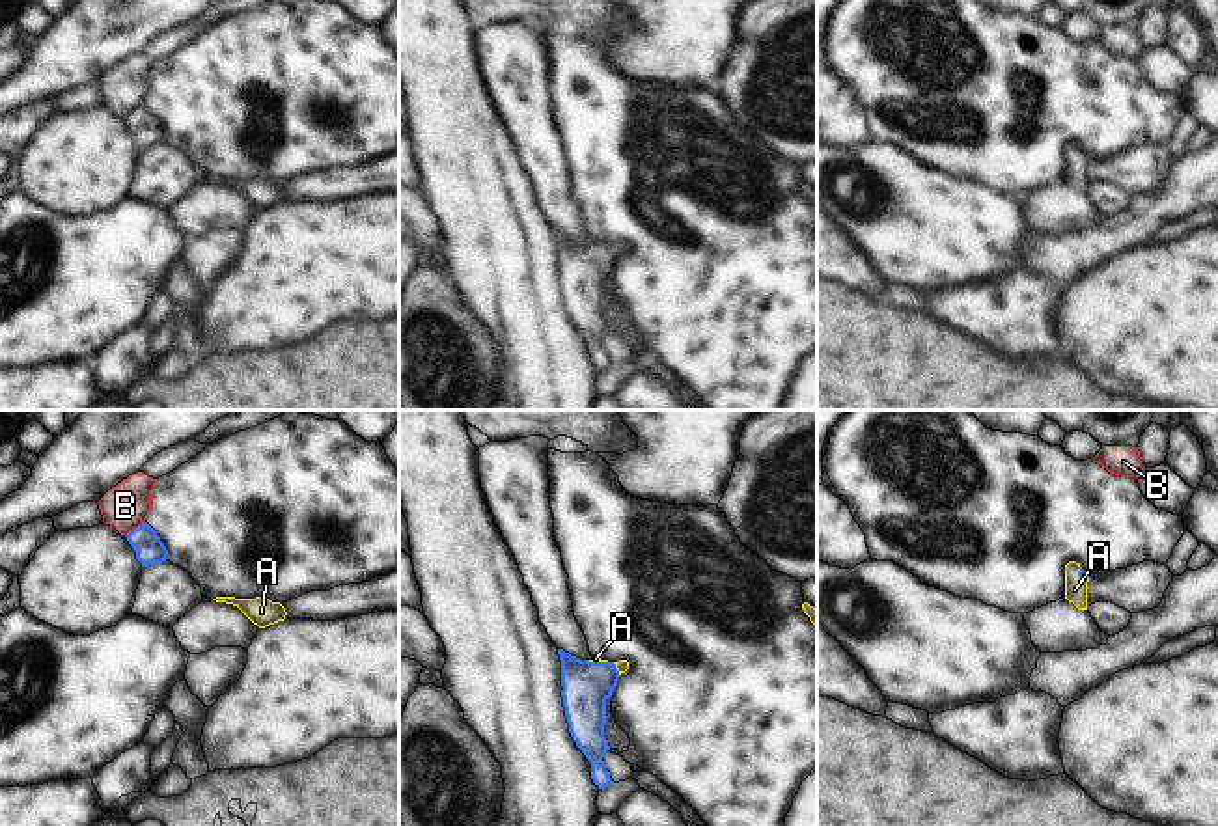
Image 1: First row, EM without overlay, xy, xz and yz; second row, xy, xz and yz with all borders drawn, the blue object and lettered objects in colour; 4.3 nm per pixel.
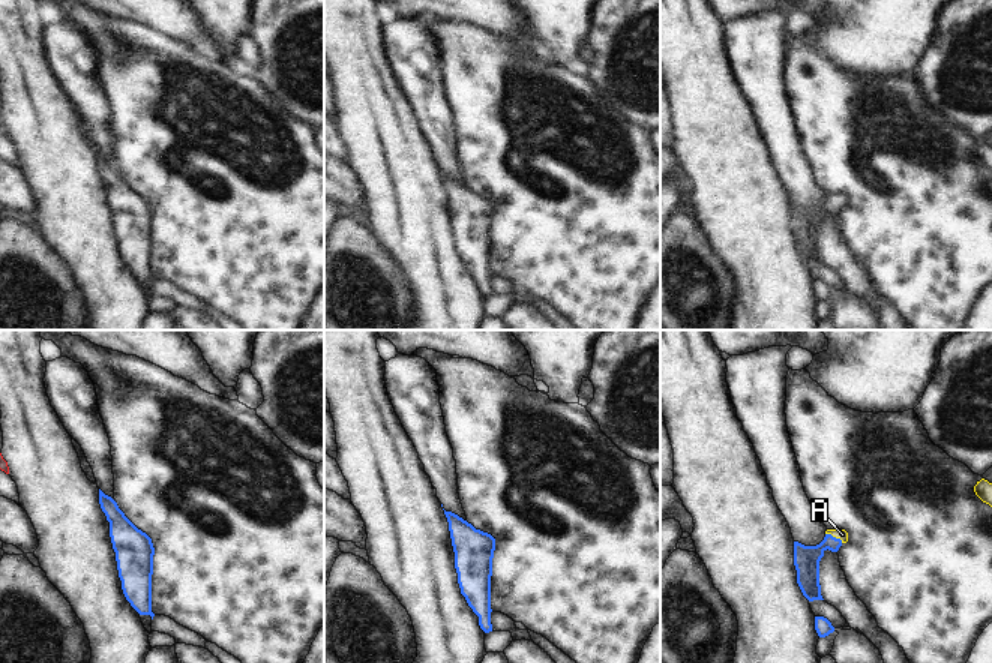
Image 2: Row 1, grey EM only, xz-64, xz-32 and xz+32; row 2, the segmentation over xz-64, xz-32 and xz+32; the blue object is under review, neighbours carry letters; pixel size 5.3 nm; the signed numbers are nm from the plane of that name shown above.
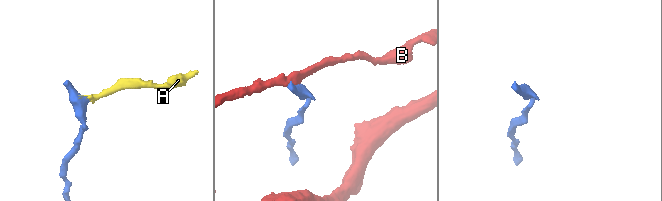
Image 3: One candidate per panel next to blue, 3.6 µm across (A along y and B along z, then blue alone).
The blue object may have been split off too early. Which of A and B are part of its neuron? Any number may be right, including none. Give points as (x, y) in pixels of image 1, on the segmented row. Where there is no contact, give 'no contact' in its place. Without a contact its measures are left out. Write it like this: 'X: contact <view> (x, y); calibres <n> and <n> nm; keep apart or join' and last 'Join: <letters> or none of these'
A: contact xz (597, 662); calibres 200 and 20 nm; join
B: contact xy (135, 528); calibres 120 and 200 nm; keep apart
Join: A

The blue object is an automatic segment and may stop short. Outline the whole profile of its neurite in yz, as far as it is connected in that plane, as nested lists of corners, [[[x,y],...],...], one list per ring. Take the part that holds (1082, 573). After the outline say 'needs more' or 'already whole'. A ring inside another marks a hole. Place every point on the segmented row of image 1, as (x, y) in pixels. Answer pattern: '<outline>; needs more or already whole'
[[[1076,561],[1065,565],[1065,599],[1078,610],[1087,610],[1087,572]]]; needs more

